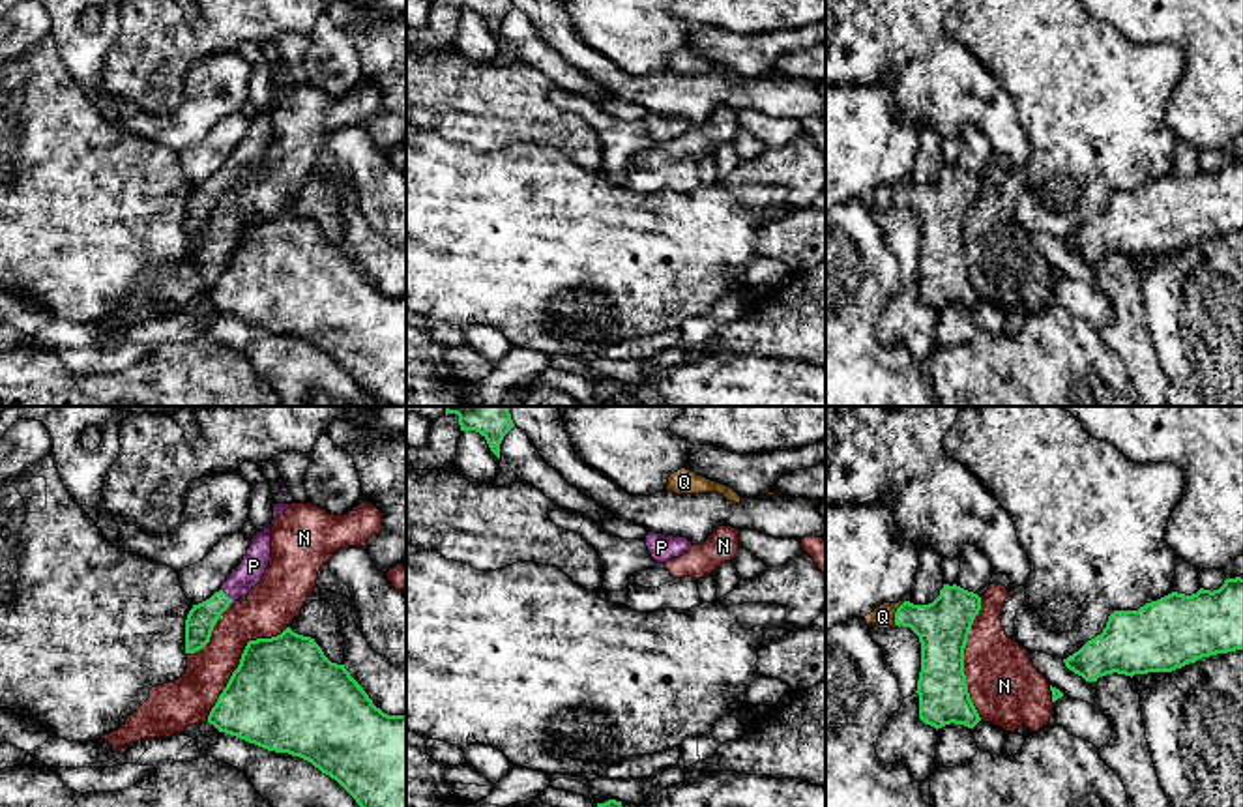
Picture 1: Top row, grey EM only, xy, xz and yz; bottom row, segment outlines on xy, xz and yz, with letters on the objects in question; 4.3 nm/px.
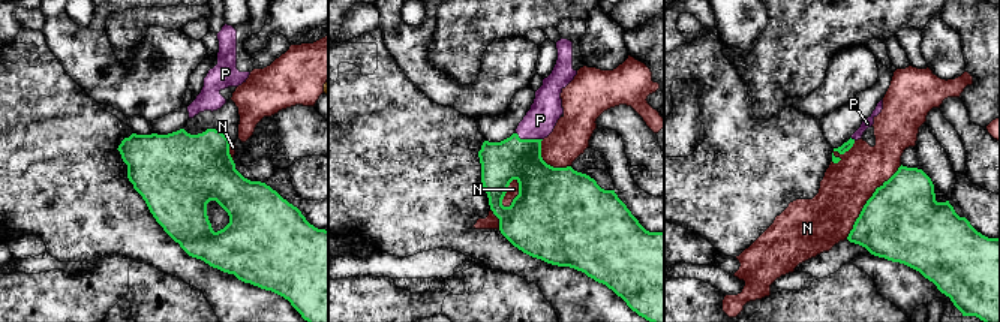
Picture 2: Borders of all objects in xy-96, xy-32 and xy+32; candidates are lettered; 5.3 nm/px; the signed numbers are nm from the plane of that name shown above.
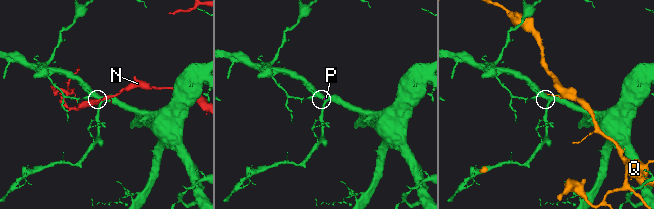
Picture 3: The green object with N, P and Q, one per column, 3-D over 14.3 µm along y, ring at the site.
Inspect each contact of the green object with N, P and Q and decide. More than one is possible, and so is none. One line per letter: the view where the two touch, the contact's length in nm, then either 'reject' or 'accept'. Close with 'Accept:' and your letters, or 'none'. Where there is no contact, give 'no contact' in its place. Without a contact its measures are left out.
N: meets green in yz; contact 550 nm long; reject
P: meets green in xy; contact 90 nm long; accept
Q: meets green in yz; contact 120 nm long; reject
Accept: P

